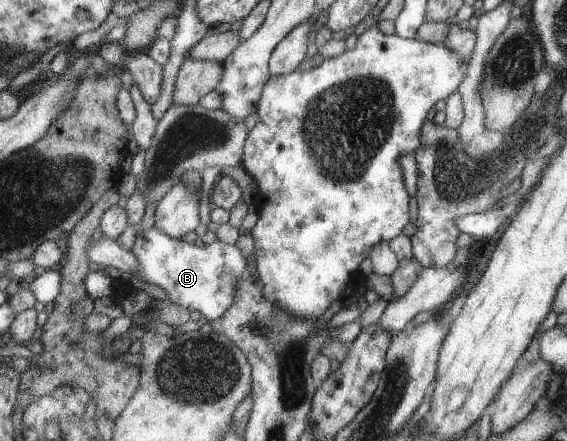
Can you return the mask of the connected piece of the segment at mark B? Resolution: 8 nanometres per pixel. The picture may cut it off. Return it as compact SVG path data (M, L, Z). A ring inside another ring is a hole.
M158 228L139 231L135 236L132 254L139 262L135 278L163 288L169 300L187 310L201 312L203 321L213 322L221 319L235 302L239 283L242 282L247 269L247 257L236 245L230 245L217 239L211 244L197 246L167 236Z

